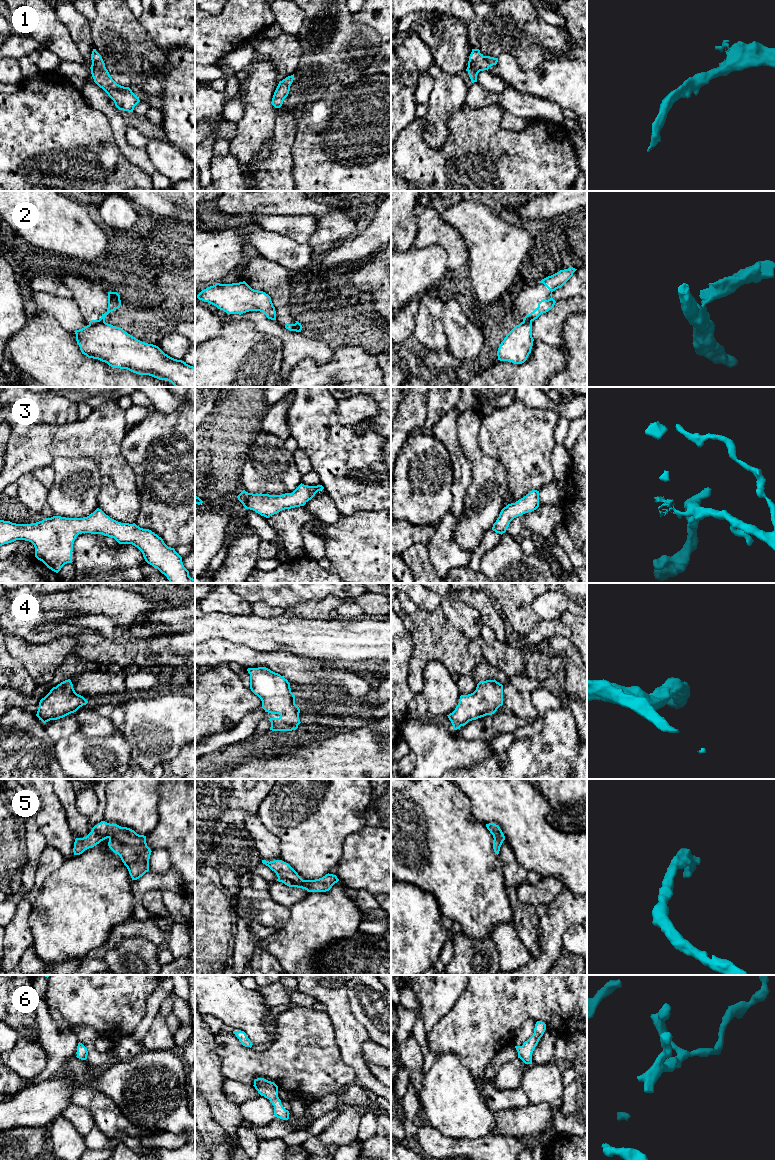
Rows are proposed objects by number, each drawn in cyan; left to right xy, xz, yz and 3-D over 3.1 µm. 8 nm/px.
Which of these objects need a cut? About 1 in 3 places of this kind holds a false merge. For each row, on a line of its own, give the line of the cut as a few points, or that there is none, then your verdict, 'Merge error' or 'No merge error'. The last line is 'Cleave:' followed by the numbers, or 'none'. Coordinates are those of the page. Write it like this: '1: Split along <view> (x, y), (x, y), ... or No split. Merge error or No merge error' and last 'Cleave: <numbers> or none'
1: No split. No merge error
2: Split along xy (104, 321), (89, 325). Merge error
3: No split. No merge error
4: No split. No merge error
5: No split. No merge error
6: No split. No merge error
Cleave: 2

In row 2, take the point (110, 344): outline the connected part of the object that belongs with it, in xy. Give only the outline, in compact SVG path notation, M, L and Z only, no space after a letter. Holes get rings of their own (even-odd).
M100 322L74 332L82 354L88 358L167 380L175 387L195 387L195 367L168 356L156 345L136 339L122 328Z

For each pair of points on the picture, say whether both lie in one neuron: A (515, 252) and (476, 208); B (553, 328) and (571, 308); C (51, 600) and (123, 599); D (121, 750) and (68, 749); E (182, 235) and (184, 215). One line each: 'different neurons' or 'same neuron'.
A: same neuron
B: same neuron
C: same neuron
D: same neuron
E: different neurons

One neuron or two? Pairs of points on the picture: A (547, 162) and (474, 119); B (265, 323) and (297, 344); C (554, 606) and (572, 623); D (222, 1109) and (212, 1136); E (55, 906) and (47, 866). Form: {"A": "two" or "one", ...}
{"A": "one", "B": "one", "C": "two", "D": "two", "E": "two"}

